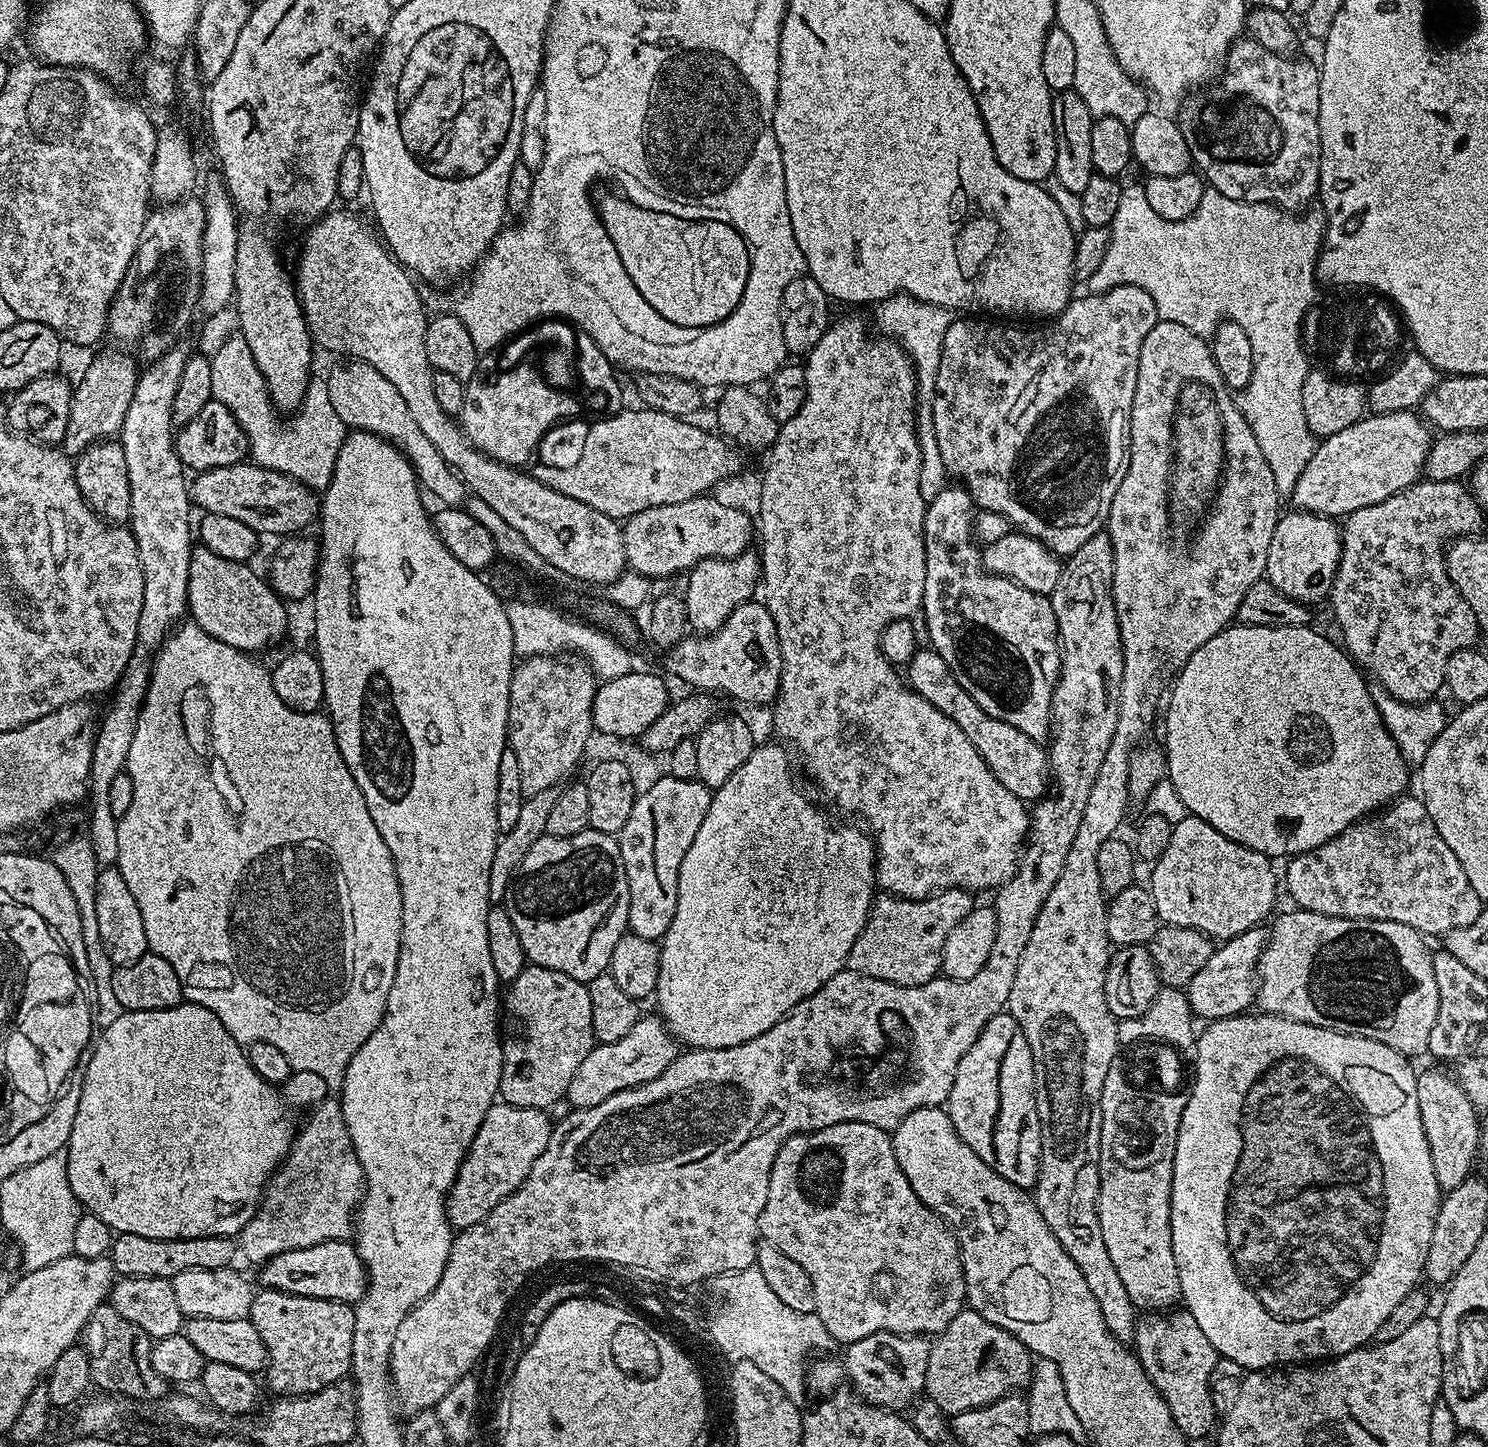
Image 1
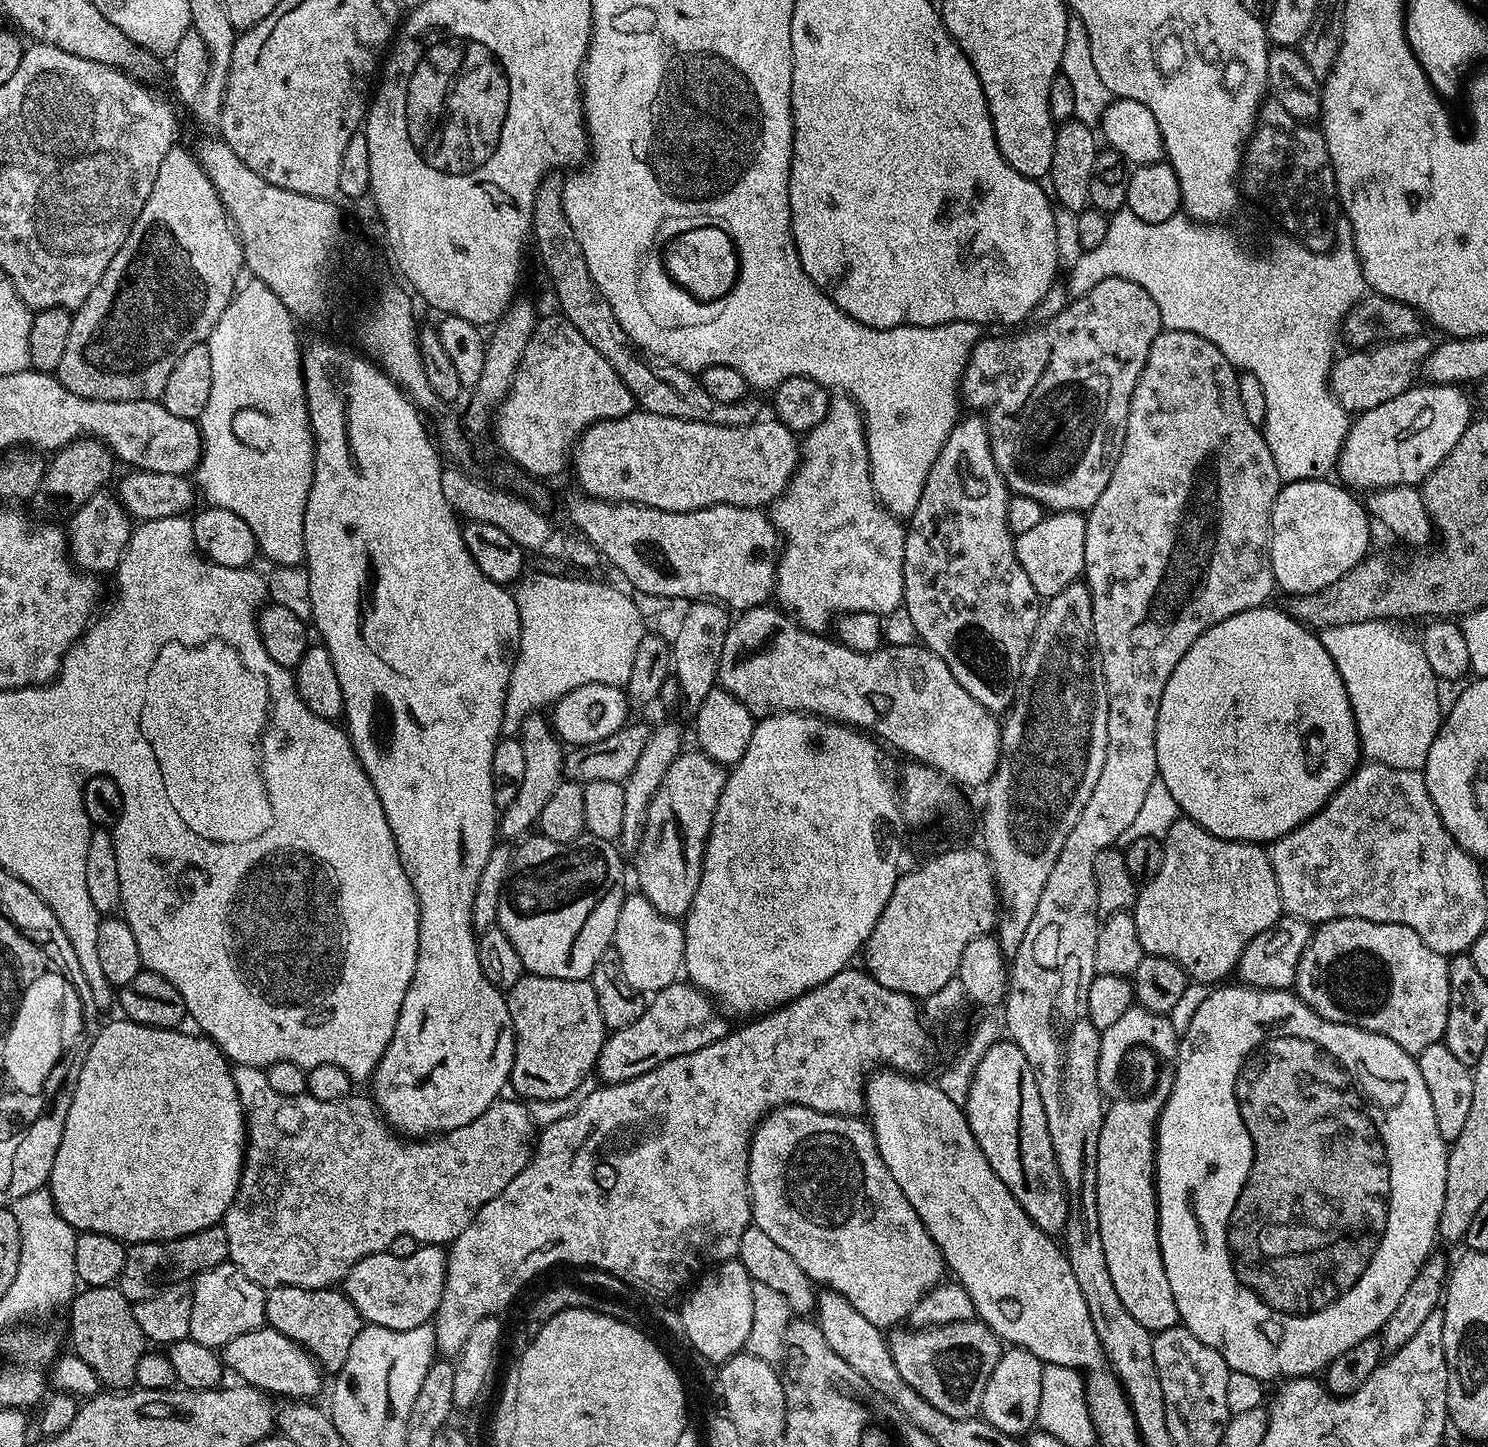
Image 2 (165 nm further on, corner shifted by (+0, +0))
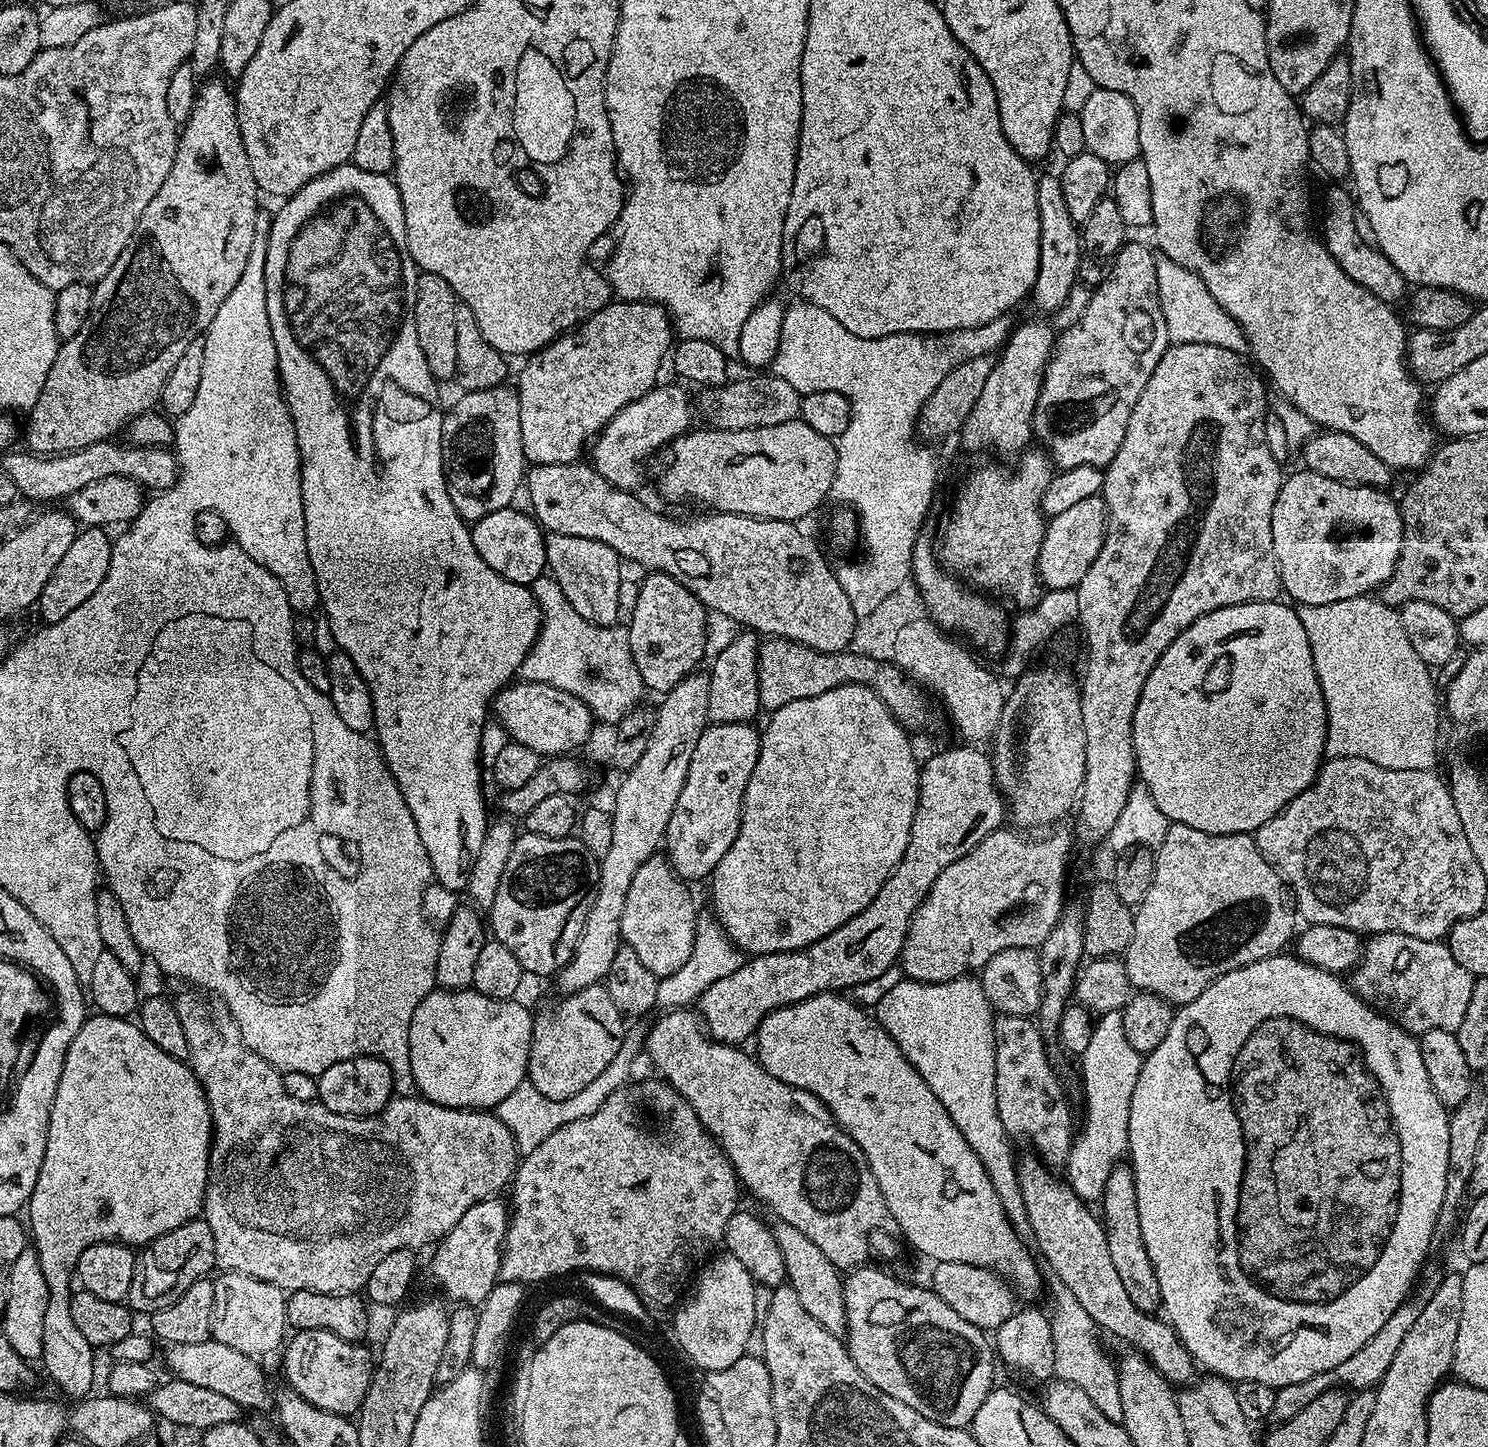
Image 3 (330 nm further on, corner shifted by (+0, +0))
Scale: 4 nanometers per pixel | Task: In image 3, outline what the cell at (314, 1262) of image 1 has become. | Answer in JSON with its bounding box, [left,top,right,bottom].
[432,1199,509,1305]

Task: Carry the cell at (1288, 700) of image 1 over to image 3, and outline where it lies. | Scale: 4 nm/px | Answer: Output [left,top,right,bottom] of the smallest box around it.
[1132,602,1328,834]

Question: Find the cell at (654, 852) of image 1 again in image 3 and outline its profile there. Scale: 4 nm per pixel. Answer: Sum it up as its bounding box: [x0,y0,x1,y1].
[663,723,760,882]

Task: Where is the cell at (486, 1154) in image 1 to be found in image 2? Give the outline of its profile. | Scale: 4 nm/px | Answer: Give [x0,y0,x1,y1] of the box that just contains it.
[222,1064,534,1289]

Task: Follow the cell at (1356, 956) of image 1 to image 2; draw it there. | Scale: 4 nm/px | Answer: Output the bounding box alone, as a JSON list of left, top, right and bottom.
[1294,918,1450,1054]

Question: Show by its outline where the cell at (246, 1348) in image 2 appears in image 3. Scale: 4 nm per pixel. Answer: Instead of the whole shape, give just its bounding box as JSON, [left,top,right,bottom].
[283,1328,374,1417]

